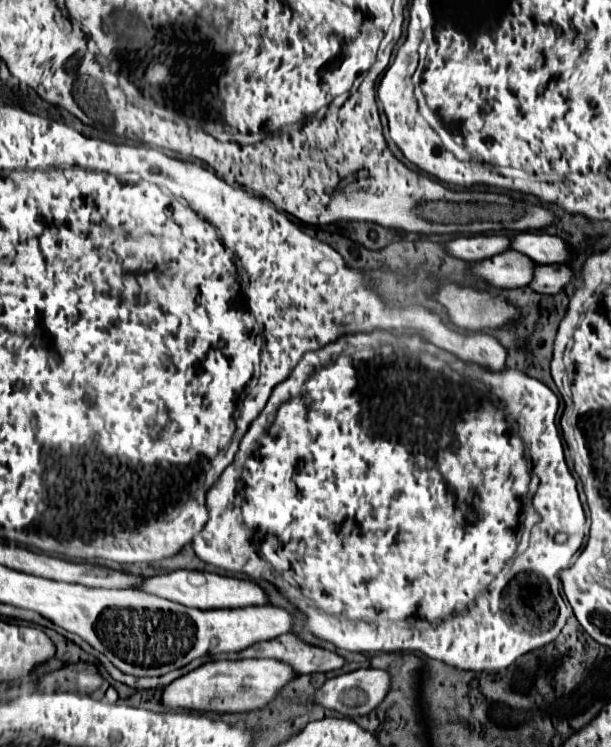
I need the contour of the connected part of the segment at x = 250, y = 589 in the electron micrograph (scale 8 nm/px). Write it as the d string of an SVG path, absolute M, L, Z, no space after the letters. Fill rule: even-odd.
M176 569L164 575L154 575L144 579L140 585L134 585L138 591L146 591L148 595L158 595L164 599L170 599L174 603L196 607L196 609L222 609L222 607L246 607L246 605L264 605L266 595L264 591L246 579L236 577L224 577L216 573L206 571L188 571L188 569Z

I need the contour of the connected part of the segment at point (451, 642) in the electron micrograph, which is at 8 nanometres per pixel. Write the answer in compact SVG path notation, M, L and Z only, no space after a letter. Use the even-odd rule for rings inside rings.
M378 329L378 331L372 331L372 333L366 333L366 335L364 335L364 333L354 333L354 335L342 335L342 337L338 337L338 341L334 341L334 343L330 343L330 345L326 345L326 347L324 347L324 349L322 349L322 351L310 351L310 353L306 353L306 355L304 355L304 357L302 357L302 359L300 359L300 363L298 363L298 365L296 365L296 367L294 367L294 369L292 369L292 373L290 373L290 375L288 375L288 379L284 379L284 381L282 381L282 383L278 383L278 385L276 385L276 387L274 387L274 391L272 391L272 395L270 395L270 399L268 399L268 402L267 402L267 403L266 403L266 407L264 407L264 411L262 411L262 413L260 413L260 414L259 414L259 415L258 415L258 419L256 419L256 421L254 421L254 423L252 423L252 425L250 425L250 429L248 429L248 431L246 431L246 435L244 435L244 439L242 439L242 440L241 440L241 442L240 442L240 445L239 445L239 450L238 450L238 452L237 452L237 454L236 454L236 456L235 456L235 459L234 459L234 463L232 463L232 465L230 465L230 467L226 467L226 471L224 471L224 472L223 472L223 473L222 473L222 475L220 475L220 479L218 479L218 481L216 481L216 485L214 485L214 487L212 487L212 491L208 491L208 497L206 497L206 507L208 507L208 521L206 521L206 525L204 525L204 531L202 531L202 533L198 533L198 535L194 535L194 539L192 539L192 549L194 549L194 553L196 553L196 557L198 557L198 559L202 559L202 561L204 561L204 563L208 563L208 565L214 565L214 567L218 567L218 569L224 569L224 571L228 571L228 573L242 573L242 575L246 575L246 577L250 577L250 579L252 579L252 577L254 577L254 581L258 581L258 579L266 579L266 581L270 581L270 577L272 577L272 579L274 579L274 581L272 581L272 583L274 583L274 585L276 585L276 587L278 587L278 591L280 591L280 593L282 593L282 595L284 595L284 597L286 597L286 599L288 599L288 597L290 597L290 601L292 601L292 605L294 605L294 607L296 607L296 609L298 609L298 611L300 611L300 613L302 613L302 615L304 615L304 623L302 623L302 627L304 627L304 629L306 629L306 631L308 631L308 633L312 633L312 635L314 635L314 637L318 637L318 639L322 639L322 641L330 641L330 643L332 643L332 645L336 645L336 647L338 647L338 649L346 649L346 651L350 651L350 652L360 652L360 653L380 653L380 652L386 652L386 653L392 653L392 652L415 652L415 651L420 651L420 653L424 653L424 655L426 655L426 657L430 657L430 659L438 659L438 661L442 661L442 663L446 663L446 665L452 665L452 667L456 667L456 669L464 669L464 671L486 671L486 669L490 669L490 671L498 671L498 669L506 669L506 667L508 667L508 665L510 665L510 663L514 663L514 661L516 661L516 659L518 659L518 657L522 657L522 655L524 655L524 653L528 653L528 651L532 651L532 649L538 649L538 647L544 647L544 645L546 645L546 643L550 643L550 641L554 641L554 639L556 639L556 637L558 637L558 633L560 633L560 631L562 631L562 629L563 629L563 626L564 626L564 624L565 624L565 623L566 623L566 622L567 622L567 619L568 619L568 612L569 612L569 610L570 610L570 605L569 605L569 604L568 604L568 603L567 603L567 602L565 602L565 601L564 601L564 599L563 599L563 596L562 596L562 595L560 595L560 579L558 579L558 571L560 571L560 569L564 569L564 567L568 567L568 565L570 565L570 563L572 563L572 557L574 557L574 553L576 553L576 551L578 551L578 549L580 549L580 548L581 548L581 546L582 546L582 544L583 544L583 542L584 542L584 540L585 540L585 537L586 537L586 536L587 536L587 535L588 535L588 534L589 534L589 527L588 527L588 525L587 525L587 519L586 519L586 515L585 515L585 511L584 511L584 509L583 509L583 506L582 506L582 503L581 503L581 501L580 501L580 499L579 499L579 493L578 493L578 490L577 490L577 481L576 481L576 479L574 479L574 477L572 477L572 473L570 473L570 469L568 469L568 465L566 465L566 461L564 461L564 447L562 447L562 439L560 439L560 431L558 431L558 427L556 427L556 423L554 423L554 421L556 421L556 411L558 411L558 397L556 397L556 395L554 395L554 393L552 393L552 391L550 391L550 389L548 389L548 387L546 387L546 385L544 385L544 383L540 383L540 381L538 381L538 379L534 379L534 377L528 377L528 375L526 375L526 373L524 373L524 371L518 371L518 369L510 369L510 367L504 367L504 369L502 369L502 371L490 371L490 369L486 369L486 367L480 367L480 365L476 365L476 364L466 364L466 363L464 363L464 362L463 362L463 361L460 361L460 359L456 359L456 357L452 357L452 355L450 355L450 353L444 353L444 351L442 351L442 349L438 349L438 347L434 347L434 345L432 345L432 343L426 343L426 341L424 341L424 339L422 339L422 337L420 337L420 335L418 335L418 333L416 333L416 335L394 335L394 333L390 333L390 331L382 331L382 329ZM338 345L342 345L342 347L344 347L344 349L342 349L342 355L340 355L340 353L338 353L338 351L336 351L336 347L338 347ZM318 363L320 363L320 365L324 365L324 363L326 363L326 367L320 367L320 369L318 369L318 371L314 371L314 369L316 369L316 365L318 365ZM304 375L310 375L310 377L308 377L308 379L306 379L306 387L300 387L300 395L294 395L294 389L296 389L296 383L302 383L302 379L304 379ZM512 436L518 436L518 437L522 437L522 438L521 438L521 440L522 440L522 441L524 441L524 443L526 443L526 447L528 447L528 448L527 448L527 449L526 449L526 447L508 447L508 437L512 437ZM530 471L531 471L531 476L532 476L532 474L534 474L534 475L538 475L538 477L540 477L540 483L539 483L539 485L538 485L538 491L536 491L536 495L534 495L534 497L532 497L532 503L534 503L534 507L536 507L536 511L538 511L538 513L540 513L540 517L542 517L542 521L540 521L540 523L538 523L538 525L536 525L536 527L534 527L534 529L532 529L532 530L531 530L531 540L530 540L530 546L529 546L529 548L528 548L528 549L527 549L527 550L526 550L526 551L525 551L525 552L524 552L524 553L522 553L522 554L518 554L518 555L516 555L516 556L515 556L515 557L514 557L514 554L515 554L515 552L516 552L516 550L517 550L517 548L516 548L516 547L518 547L518 538L519 538L519 536L518 536L518 529L520 529L520 519L522 519L522 499L524 499L524 497L526 497L526 495L528 495L528 485L530 485ZM496 578L498 578L498 579L499 579L499 578L500 578L500 579L501 579L501 578L503 578L503 583L500 583L500 585L494 585L494 587L492 587L492 585L490 585L490 583L492 583L492 581L494 581L494 579L496 579ZM544 623L550 623L550 629L549 629L549 630L548 630L548 631L545 631L545 625L544 625Z

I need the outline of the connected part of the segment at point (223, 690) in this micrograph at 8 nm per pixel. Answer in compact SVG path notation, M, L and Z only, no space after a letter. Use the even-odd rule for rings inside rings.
M242 659L242 661L210 661L188 675L172 681L164 693L162 701L168 707L186 707L196 711L230 711L242 713L260 709L270 703L276 693L294 677L294 671L274 659Z

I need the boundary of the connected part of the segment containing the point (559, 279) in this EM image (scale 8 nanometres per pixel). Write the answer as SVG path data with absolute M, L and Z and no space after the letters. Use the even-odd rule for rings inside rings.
M552 263L552 265L534 265L534 277L528 283L528 287L536 293L554 295L558 293L566 283L570 283L572 271L568 265Z

